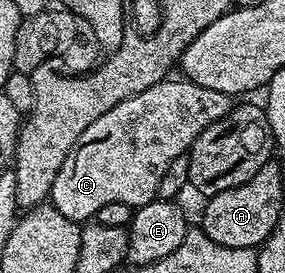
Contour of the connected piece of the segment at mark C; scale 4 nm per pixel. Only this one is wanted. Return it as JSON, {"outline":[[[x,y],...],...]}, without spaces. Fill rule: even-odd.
{"outline":[[[186,79],[171,80],[158,81],[153,87],[117,103],[113,111],[105,111],[101,119],[96,119],[89,127],[85,127],[73,151],[69,151],[69,159],[61,163],[61,171],[57,171],[57,180],[53,182],[53,191],[49,198],[49,204],[61,211],[65,219],[87,223],[108,203],[125,203],[138,207],[156,200],[161,175],[165,175],[169,163],[184,156],[197,135],[201,135],[205,127],[221,119],[233,107],[232,98],[228,94],[213,91],[209,87],[197,87],[197,83]]]}

